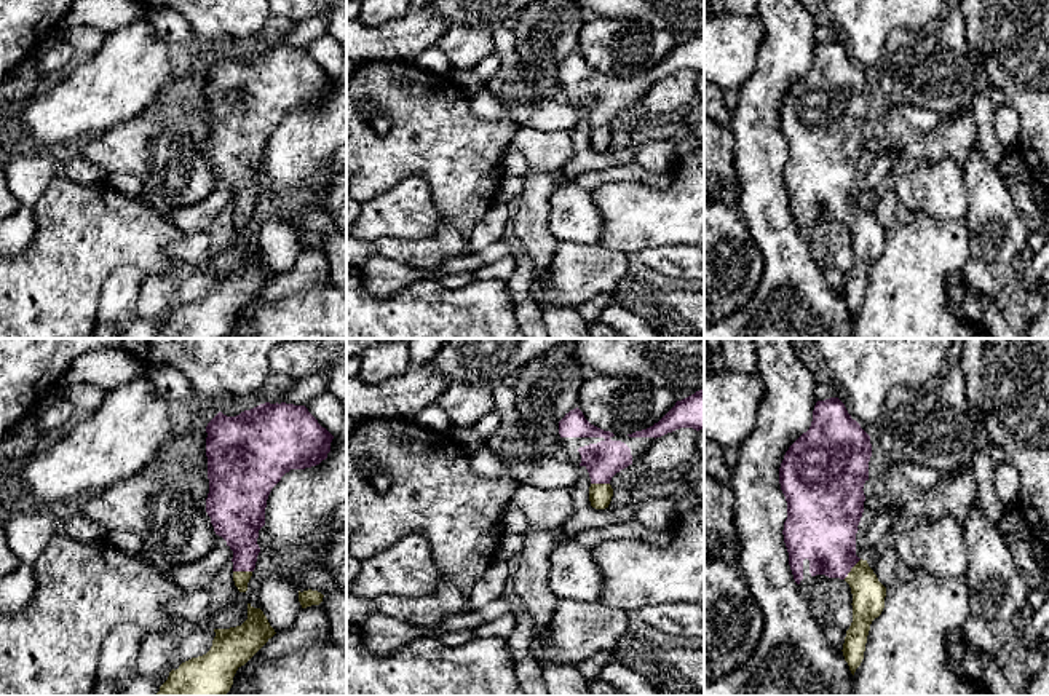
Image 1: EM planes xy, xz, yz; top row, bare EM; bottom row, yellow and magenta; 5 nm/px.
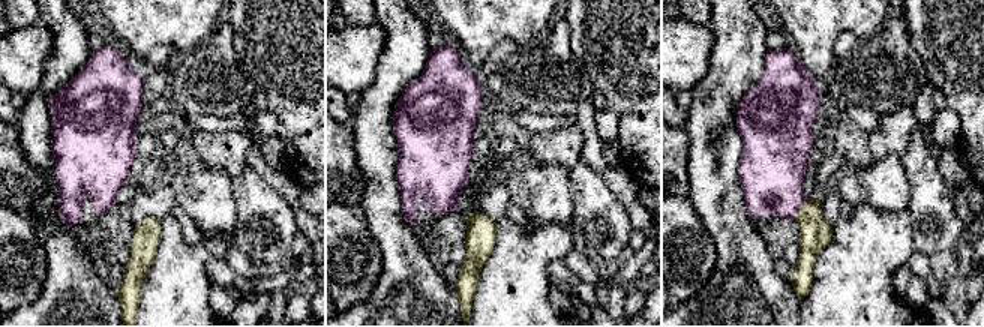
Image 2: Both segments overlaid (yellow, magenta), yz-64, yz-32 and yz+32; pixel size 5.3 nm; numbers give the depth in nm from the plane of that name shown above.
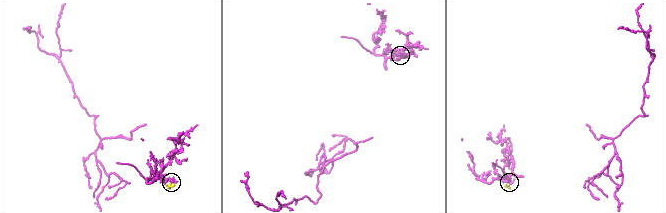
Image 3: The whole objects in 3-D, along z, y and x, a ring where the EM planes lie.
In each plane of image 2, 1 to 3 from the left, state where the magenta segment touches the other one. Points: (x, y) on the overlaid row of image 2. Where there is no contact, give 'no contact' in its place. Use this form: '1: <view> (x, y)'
1: no contact
2: no contact
3: yz+32 (800, 209)

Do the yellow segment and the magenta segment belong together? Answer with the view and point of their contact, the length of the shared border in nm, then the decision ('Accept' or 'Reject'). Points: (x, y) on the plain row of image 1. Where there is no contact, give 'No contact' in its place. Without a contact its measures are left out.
Touches yellow at yz (851, 211). Shared border 140 nm. Accept

